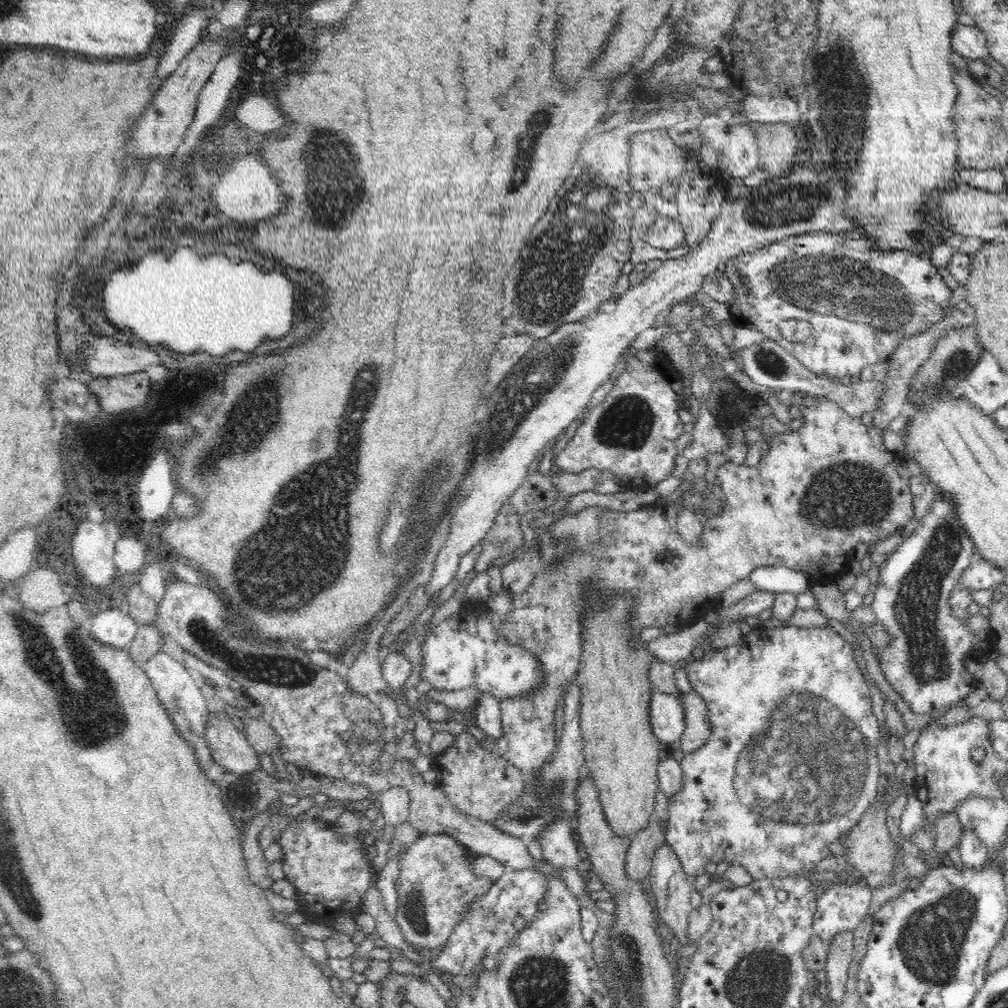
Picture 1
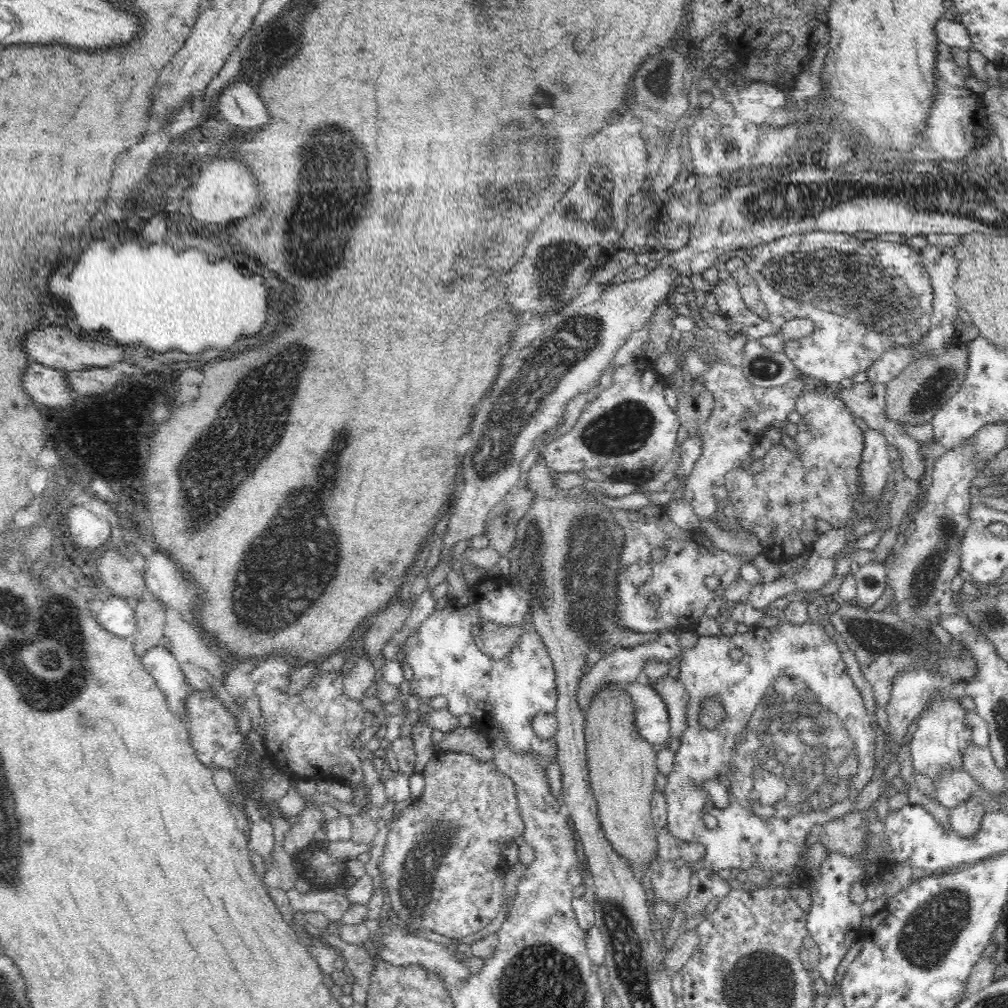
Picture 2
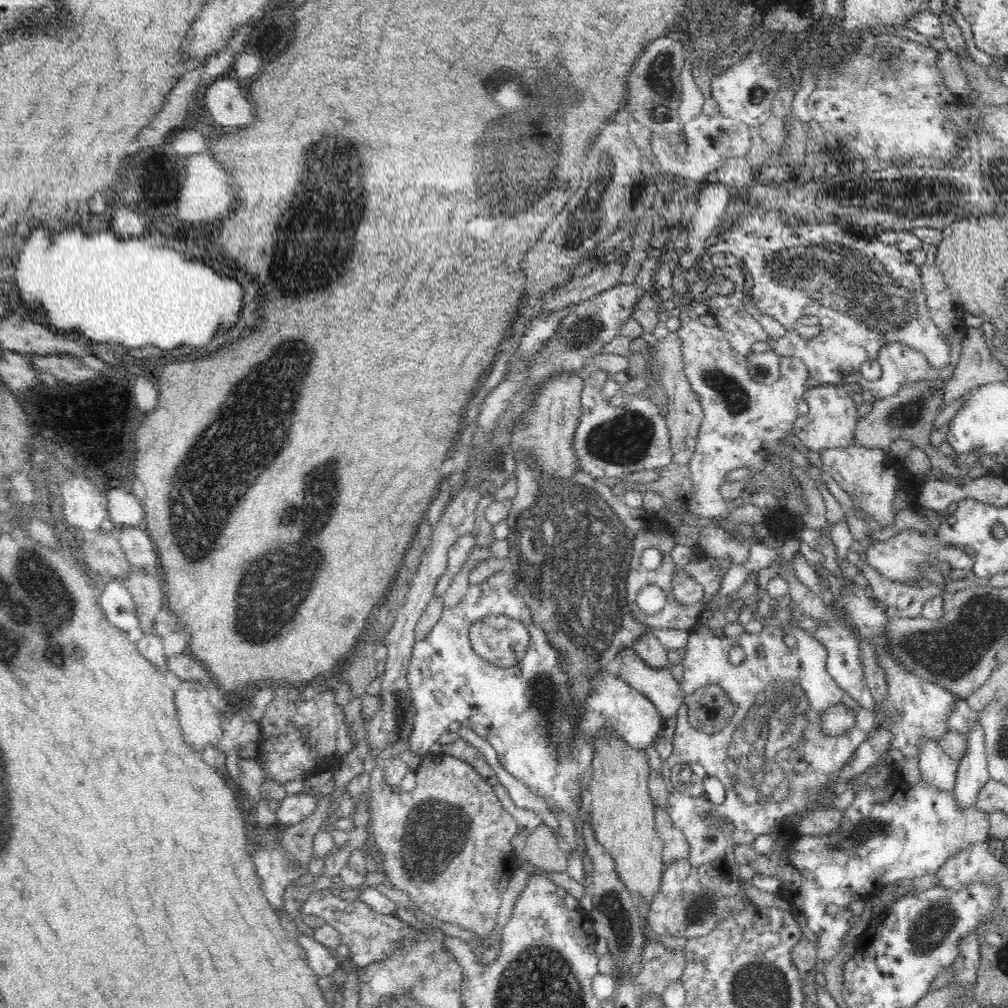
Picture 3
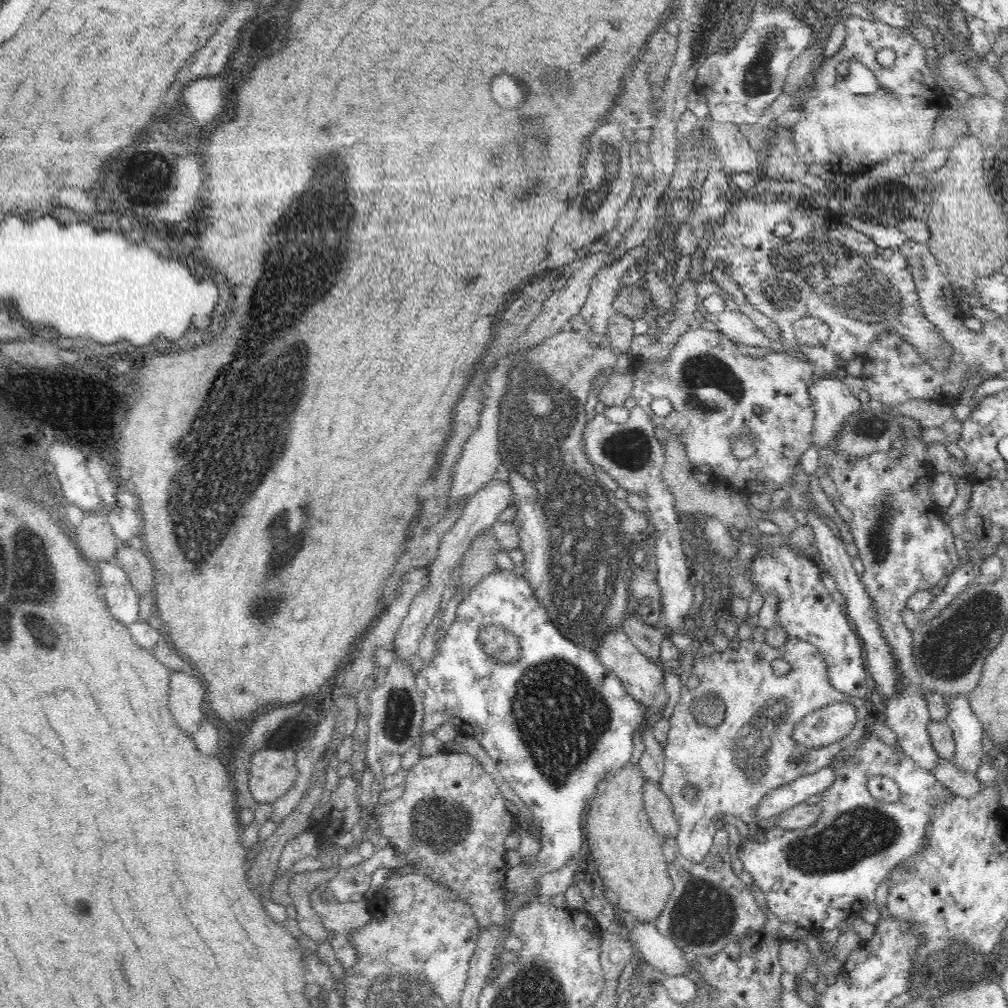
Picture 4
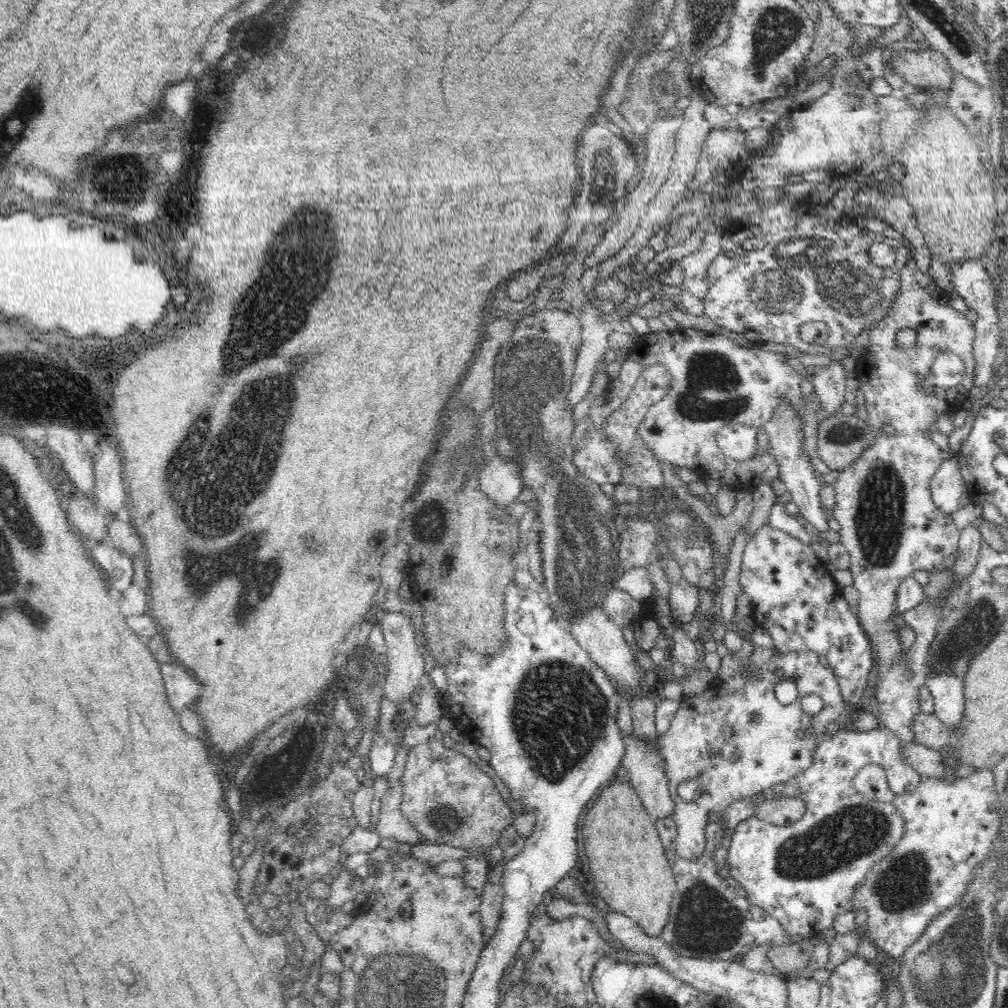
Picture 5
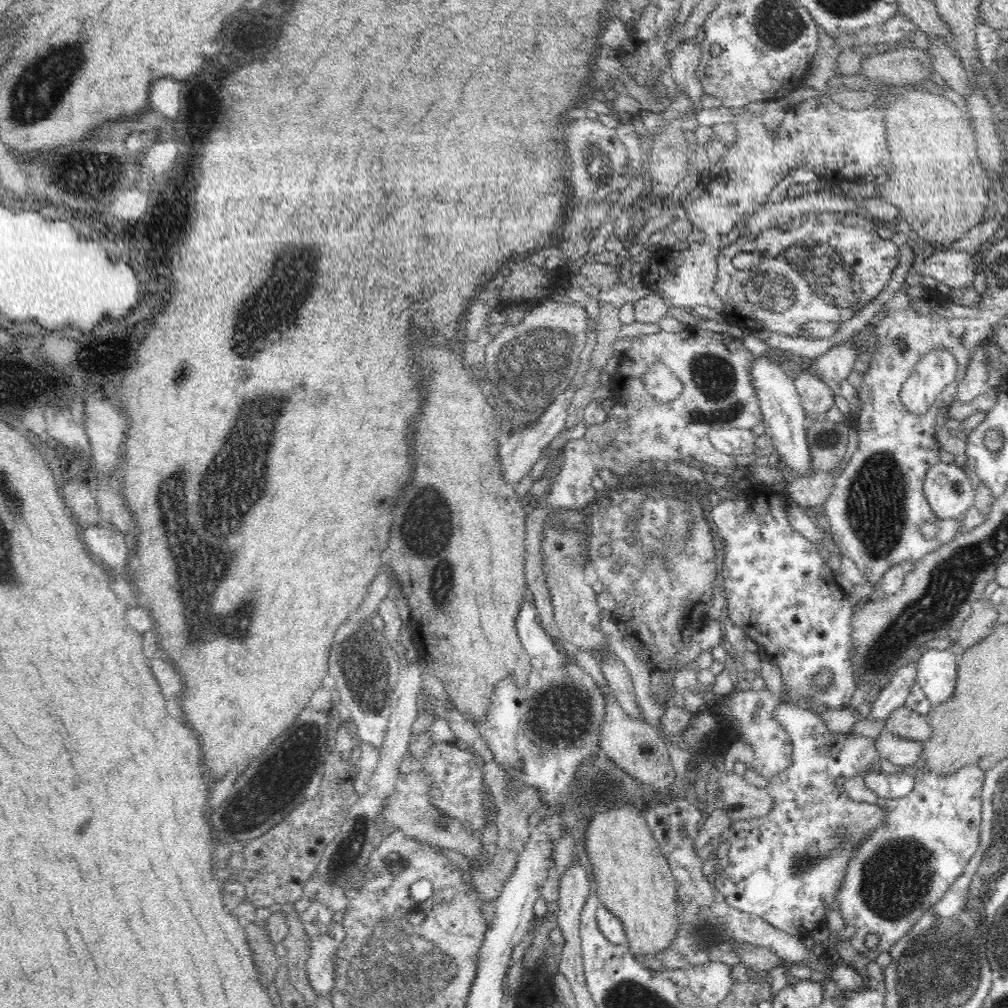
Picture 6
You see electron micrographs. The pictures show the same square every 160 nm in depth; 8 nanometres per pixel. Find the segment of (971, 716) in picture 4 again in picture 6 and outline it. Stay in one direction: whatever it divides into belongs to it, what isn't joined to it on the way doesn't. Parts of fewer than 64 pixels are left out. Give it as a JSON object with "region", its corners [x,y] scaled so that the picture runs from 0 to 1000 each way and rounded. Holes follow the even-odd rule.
{"region":[[[922,644],[915,647],[913,653],[910,655],[909,678],[915,682],[915,685],[919,688],[919,690],[925,698],[933,698],[938,694],[941,694],[942,690],[944,690],[948,683],[949,656],[948,650],[943,644]]]}

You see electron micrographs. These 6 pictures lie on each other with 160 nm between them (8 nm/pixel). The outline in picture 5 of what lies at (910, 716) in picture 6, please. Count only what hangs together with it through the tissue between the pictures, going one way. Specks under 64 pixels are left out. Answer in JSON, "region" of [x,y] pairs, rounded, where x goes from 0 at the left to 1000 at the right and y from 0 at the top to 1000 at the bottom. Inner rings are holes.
{"region":[[[913,707],[904,718],[907,734],[921,742],[933,744],[943,736],[944,725],[928,707]]]}

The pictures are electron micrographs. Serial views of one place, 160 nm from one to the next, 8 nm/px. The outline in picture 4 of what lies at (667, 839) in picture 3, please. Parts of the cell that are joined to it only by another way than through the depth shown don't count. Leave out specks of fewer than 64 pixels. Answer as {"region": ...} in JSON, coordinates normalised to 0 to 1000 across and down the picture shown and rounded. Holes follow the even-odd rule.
{"region":[[[641,773],[638,786],[640,806],[644,814],[655,831],[669,830],[673,827],[673,816],[669,803],[656,778],[650,778]]]}

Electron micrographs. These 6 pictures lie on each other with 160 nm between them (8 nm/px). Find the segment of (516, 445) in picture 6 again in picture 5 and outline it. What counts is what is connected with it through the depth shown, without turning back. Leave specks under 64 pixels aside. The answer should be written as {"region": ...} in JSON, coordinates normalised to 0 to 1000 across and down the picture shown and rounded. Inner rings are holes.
{"region":[[[584,293],[577,310],[573,311],[578,338],[570,357],[566,386],[563,391],[564,405],[570,404],[585,387],[592,359],[604,346],[603,332],[610,326],[609,321],[599,318],[597,309],[586,303],[586,298],[591,295],[591,293]],[[494,449],[482,455],[476,469],[476,485],[493,502],[506,504],[520,484],[518,461],[500,455]]]}

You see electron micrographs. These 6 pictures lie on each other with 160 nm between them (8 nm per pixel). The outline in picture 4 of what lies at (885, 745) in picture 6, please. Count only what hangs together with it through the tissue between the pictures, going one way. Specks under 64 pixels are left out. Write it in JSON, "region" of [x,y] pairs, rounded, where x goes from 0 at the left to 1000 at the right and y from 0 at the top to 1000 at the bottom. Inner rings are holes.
{"region":[[[933,753],[928,758],[929,766],[926,770],[933,778],[933,781],[938,781],[945,788],[953,791],[967,791],[976,778],[968,773],[967,768],[955,766],[946,759],[945,754]]]}

